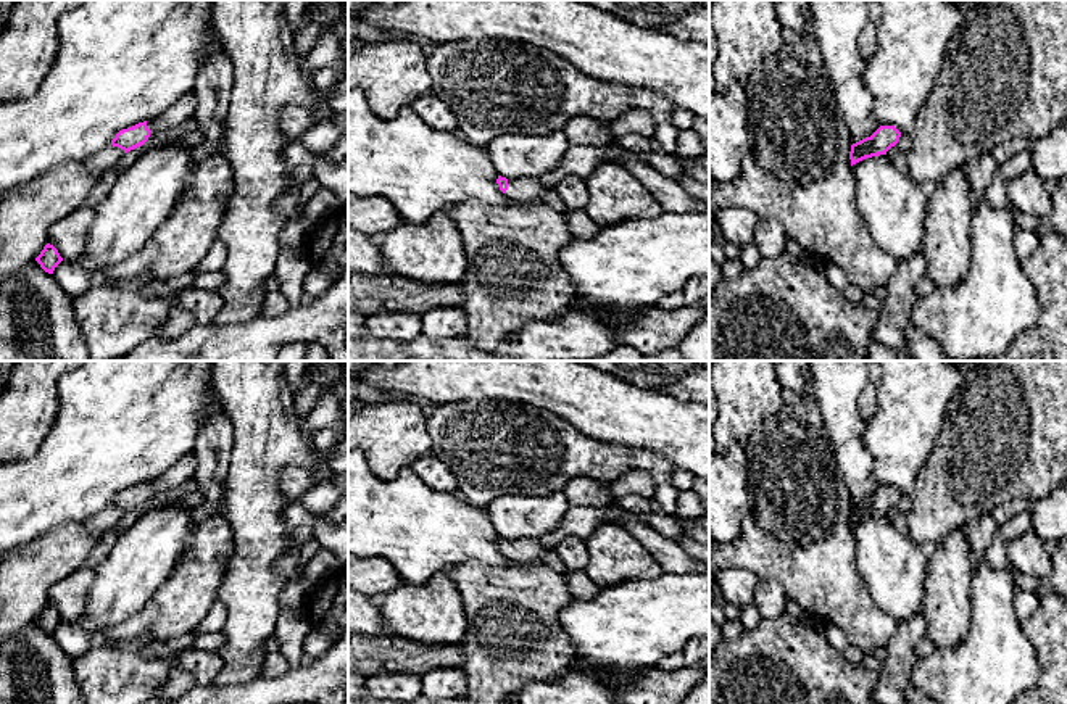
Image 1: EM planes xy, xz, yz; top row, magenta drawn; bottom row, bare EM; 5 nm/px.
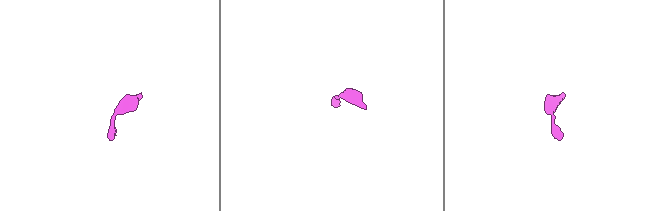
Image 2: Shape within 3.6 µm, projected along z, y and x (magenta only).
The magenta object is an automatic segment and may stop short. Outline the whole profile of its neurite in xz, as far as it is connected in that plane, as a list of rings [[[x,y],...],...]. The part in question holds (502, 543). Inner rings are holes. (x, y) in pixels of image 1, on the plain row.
[[[498,536],[500,551],[514,564],[540,565],[542,557],[550,551],[538,538],[508,541]]]

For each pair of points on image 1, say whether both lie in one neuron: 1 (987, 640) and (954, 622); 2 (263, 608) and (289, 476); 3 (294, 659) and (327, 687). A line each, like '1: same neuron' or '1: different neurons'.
1: different neurons
2: different neurons
3: different neurons

